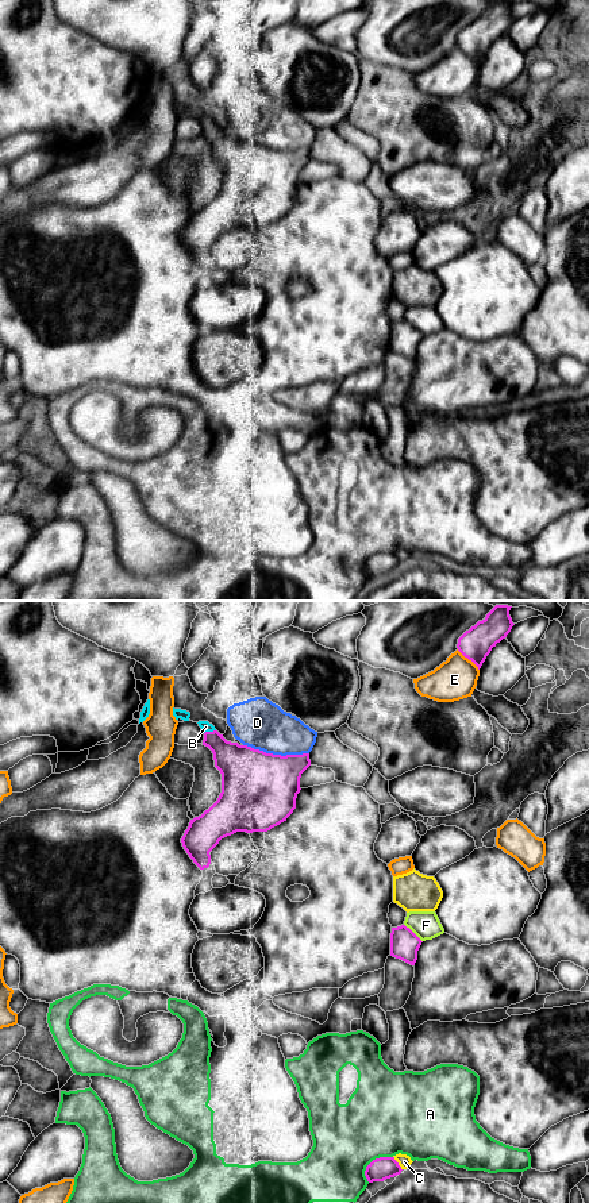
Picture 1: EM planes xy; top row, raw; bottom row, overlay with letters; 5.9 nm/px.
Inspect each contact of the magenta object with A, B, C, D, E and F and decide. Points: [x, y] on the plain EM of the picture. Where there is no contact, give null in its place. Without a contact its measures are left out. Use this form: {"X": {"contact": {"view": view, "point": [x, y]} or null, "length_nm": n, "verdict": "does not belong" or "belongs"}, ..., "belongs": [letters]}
{"A": {"contact": {"view": "xy", "point": [372, 556]}, "length_nm": 220, "verdict": "does not belong"}, "B": {"contact": {"view": "xy", "point": [210, 127]}, "length_nm": 80, "verdict": "belongs"}, "C": {"contact": {"view": "xy", "point": [397, 558]}, "length_nm": 100, "verdict": "does not belong"}, "D": {"contact": {"view": "xy", "point": [276, 150]}, "length_nm": 400, "verdict": "does not belong"}, "E": {"contact": {"view": "xy", "point": [469, 54]}, "length_nm": 180, "verdict": "does not belong"}, "F": {"contact": {"view": "xy", "point": [414, 328]}, "length_nm": 160, "verdict": "does not belong"}, "belongs": ["B"]}

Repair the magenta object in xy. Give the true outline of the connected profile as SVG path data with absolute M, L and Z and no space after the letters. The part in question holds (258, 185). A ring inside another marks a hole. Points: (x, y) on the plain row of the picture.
M208 116L197 117L204 127L203 140L213 149L215 162L222 169L222 188L201 211L190 215L181 238L189 252L200 263L211 259L209 247L219 236L236 227L267 227L286 216L296 204L301 169L311 161L309 149L273 150L247 140L227 136Z

